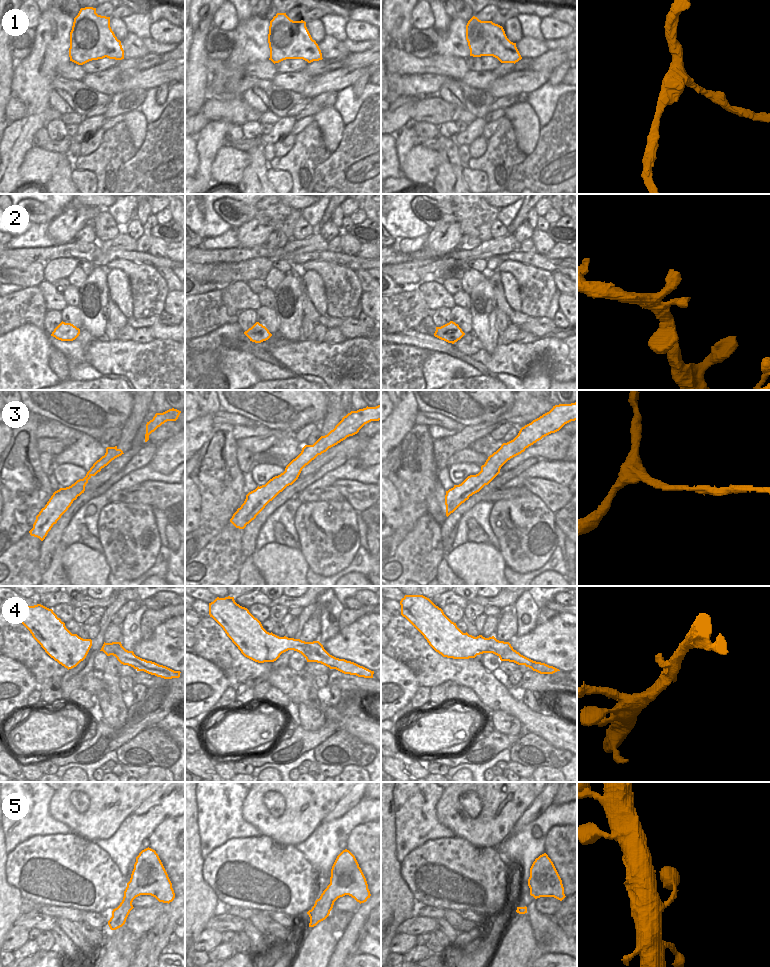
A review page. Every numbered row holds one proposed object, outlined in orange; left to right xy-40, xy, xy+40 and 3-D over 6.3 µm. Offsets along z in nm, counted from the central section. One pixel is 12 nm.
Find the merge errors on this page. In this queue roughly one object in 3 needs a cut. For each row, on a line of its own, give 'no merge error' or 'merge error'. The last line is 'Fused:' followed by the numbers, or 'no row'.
1: no merge error
2: no merge error
3: no merge error
4: no merge error
5: no merge error
Fused: no row

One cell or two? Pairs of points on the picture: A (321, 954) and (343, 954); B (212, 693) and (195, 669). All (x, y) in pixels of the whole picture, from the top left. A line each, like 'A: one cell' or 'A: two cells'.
A: two cells
B: one cell

